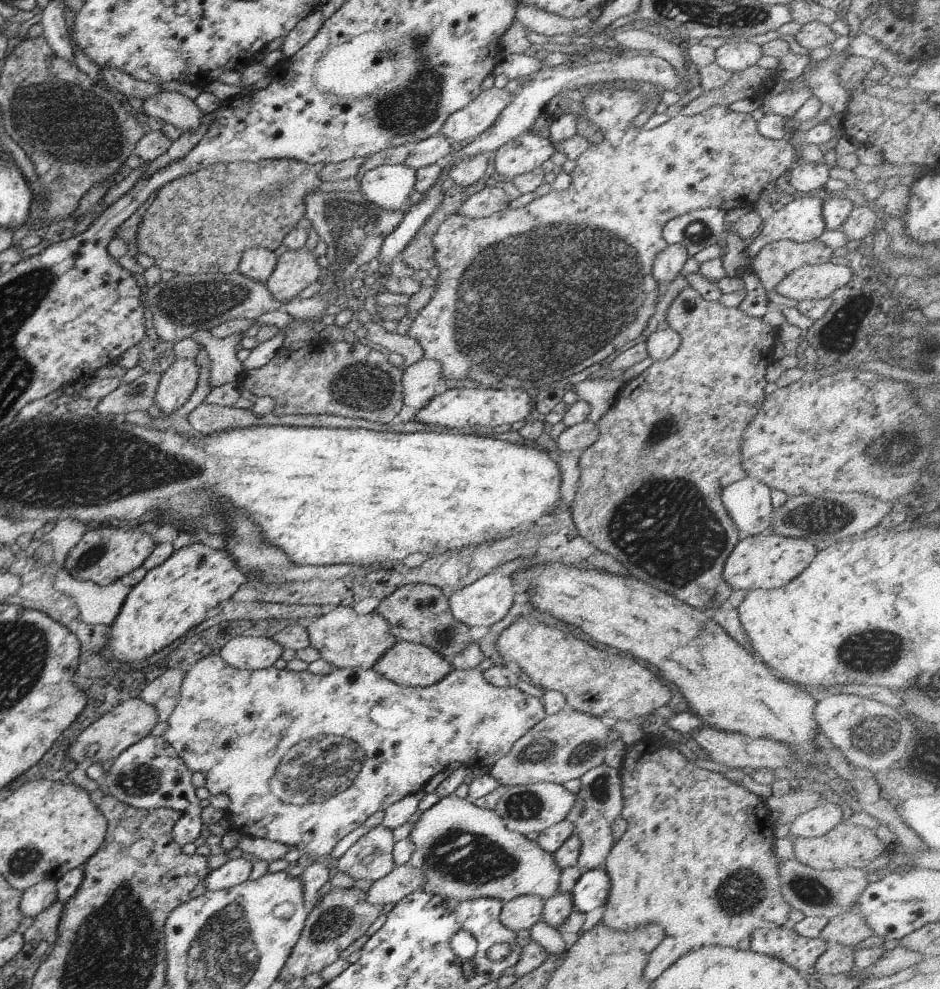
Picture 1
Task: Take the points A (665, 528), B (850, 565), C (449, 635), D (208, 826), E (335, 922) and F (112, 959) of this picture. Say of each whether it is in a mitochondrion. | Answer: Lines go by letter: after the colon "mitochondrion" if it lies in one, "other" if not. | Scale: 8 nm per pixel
A: mitochondrion
B: other
C: mitochondrion
D: other
E: mitochondrion
F: mitochondrion

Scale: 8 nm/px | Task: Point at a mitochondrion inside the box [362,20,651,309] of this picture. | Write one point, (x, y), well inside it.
(407, 110)

